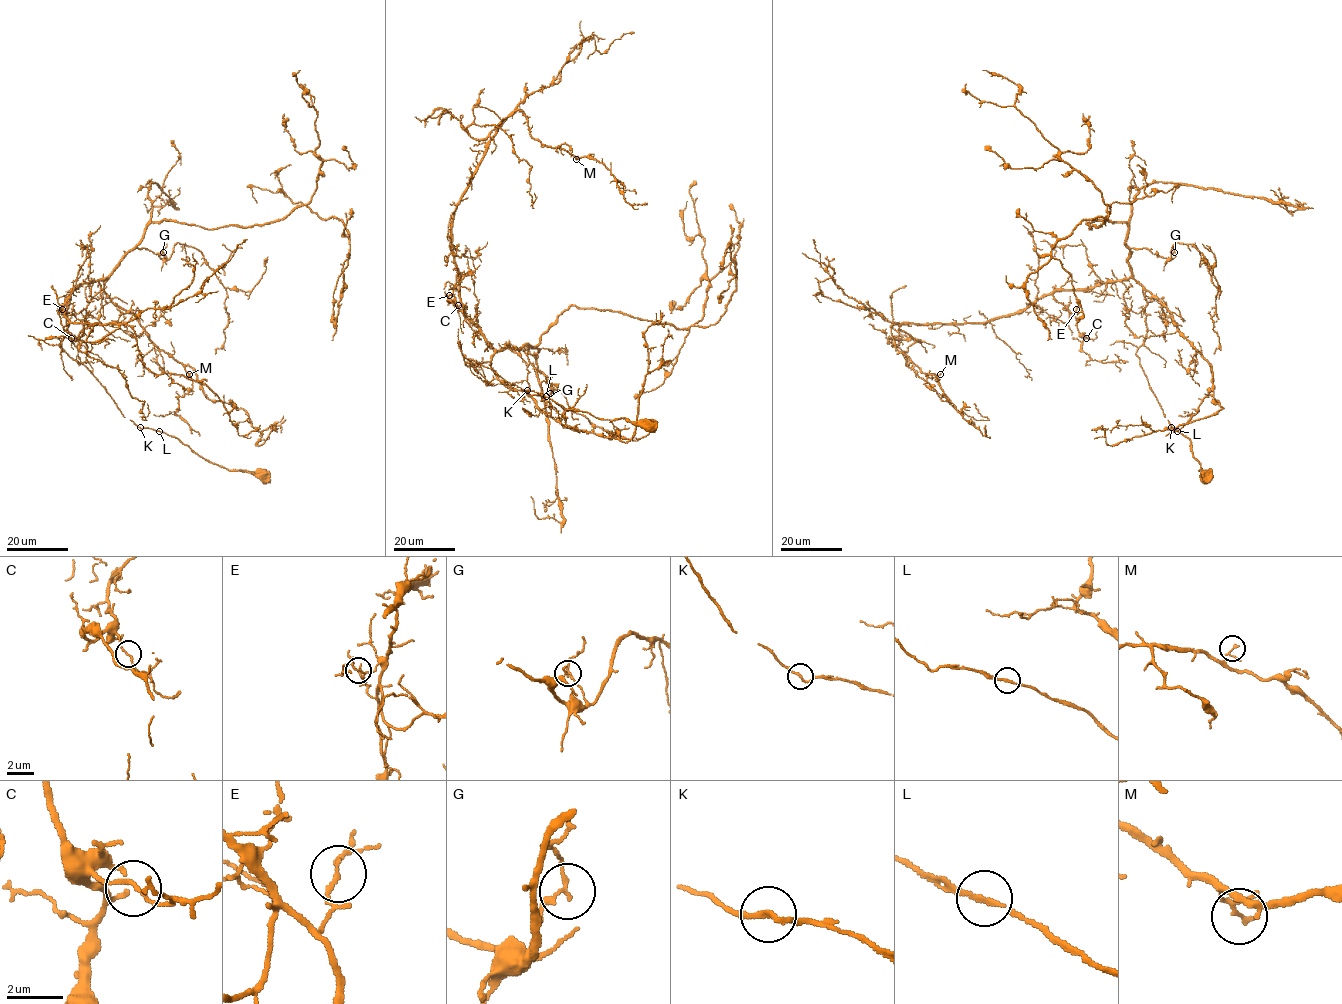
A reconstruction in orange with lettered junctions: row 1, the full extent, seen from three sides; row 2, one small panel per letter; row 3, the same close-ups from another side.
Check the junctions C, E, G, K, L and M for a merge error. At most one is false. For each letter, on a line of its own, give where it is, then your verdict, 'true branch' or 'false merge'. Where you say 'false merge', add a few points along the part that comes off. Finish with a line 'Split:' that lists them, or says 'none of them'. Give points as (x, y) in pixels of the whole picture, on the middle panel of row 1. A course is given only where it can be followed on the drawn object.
C: at (458, 305); true branch
E: at (449, 295); true branch
G: at (550, 393); true branch
K: at (527, 390); true branch
L: at (546, 396); true branch
M: at (576, 159); true branch
Split: none of them

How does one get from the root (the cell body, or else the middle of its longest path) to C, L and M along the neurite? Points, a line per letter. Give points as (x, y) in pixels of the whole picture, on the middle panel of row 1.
C: (483, 334), (466, 315), (458, 271), (453, 290), (458, 305)
L: (483, 334), (494, 352), (492, 359), (477, 366), (466, 366), (465, 355), (490, 368), (506, 382), (546, 396)
M: (483, 334), (461, 301), (450, 233), (456, 206), (486, 146), (498, 127), (521, 110), (533, 138), (576, 159)

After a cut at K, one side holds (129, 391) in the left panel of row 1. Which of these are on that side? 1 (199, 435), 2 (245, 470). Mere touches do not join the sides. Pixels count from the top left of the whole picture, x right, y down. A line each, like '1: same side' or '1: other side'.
1: same side
2: other side

